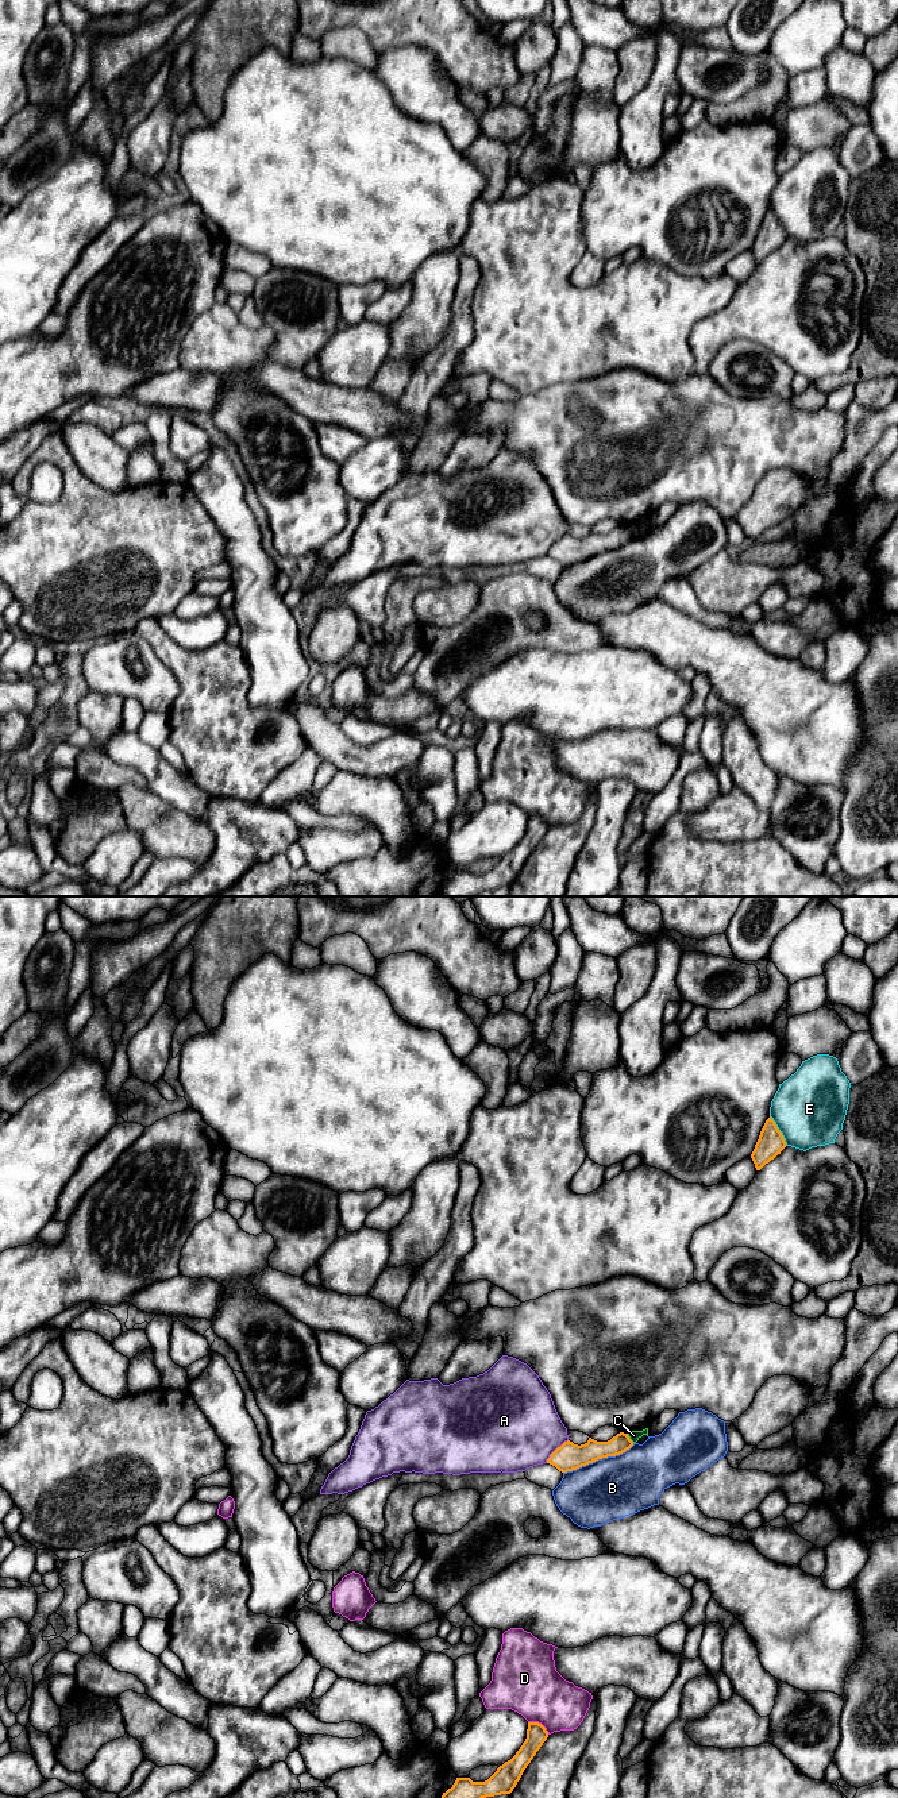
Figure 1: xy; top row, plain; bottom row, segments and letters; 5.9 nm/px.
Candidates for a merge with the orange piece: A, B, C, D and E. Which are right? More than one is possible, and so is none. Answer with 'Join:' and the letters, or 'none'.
Join: none

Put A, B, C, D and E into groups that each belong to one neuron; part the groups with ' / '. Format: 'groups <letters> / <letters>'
groups A / B / C / D / E

